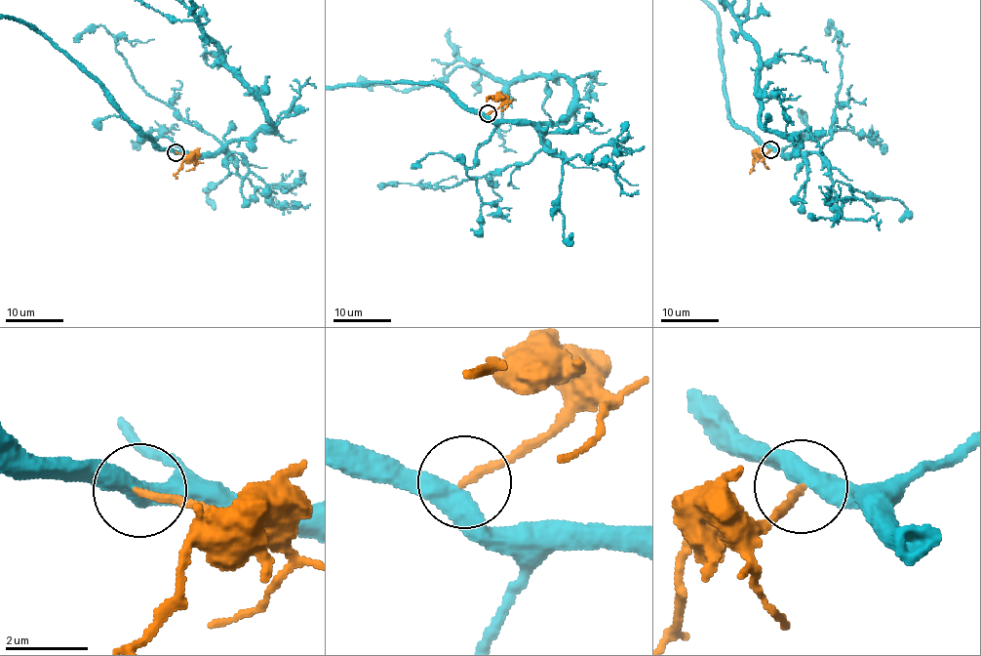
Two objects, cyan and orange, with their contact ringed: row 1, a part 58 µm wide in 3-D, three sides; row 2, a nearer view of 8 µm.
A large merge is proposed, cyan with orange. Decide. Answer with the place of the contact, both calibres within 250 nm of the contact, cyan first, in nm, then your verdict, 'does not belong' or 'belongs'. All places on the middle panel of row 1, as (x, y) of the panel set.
at (488, 113); 460 nm thick on the cyan side, 190 nm on the other; does not belong

